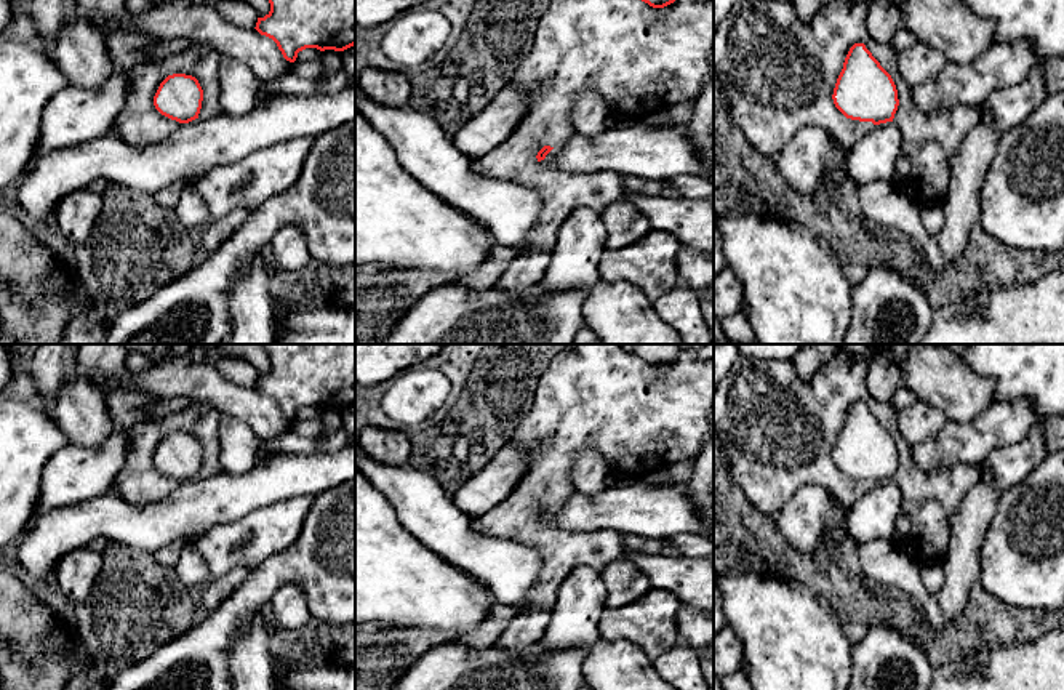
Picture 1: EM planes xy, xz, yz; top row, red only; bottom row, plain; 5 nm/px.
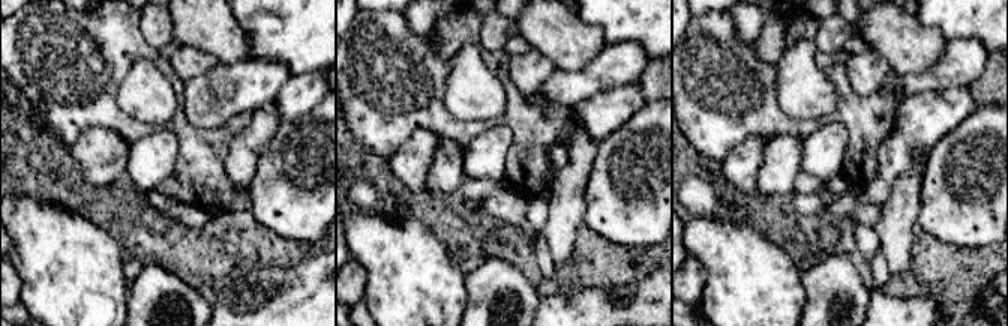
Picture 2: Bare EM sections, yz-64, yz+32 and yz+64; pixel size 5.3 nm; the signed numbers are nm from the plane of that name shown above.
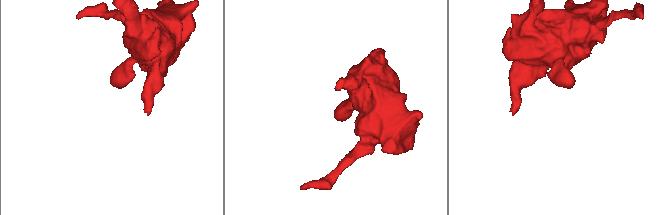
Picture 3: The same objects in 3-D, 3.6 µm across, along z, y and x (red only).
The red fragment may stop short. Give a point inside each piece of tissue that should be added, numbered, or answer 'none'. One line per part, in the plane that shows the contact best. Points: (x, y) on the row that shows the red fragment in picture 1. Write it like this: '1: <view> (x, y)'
none

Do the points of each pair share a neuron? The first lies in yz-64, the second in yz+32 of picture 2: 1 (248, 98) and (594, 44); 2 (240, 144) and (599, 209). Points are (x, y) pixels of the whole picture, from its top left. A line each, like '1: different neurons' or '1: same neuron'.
1: different neurons
2: different neurons

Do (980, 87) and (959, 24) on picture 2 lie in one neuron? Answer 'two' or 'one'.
two

